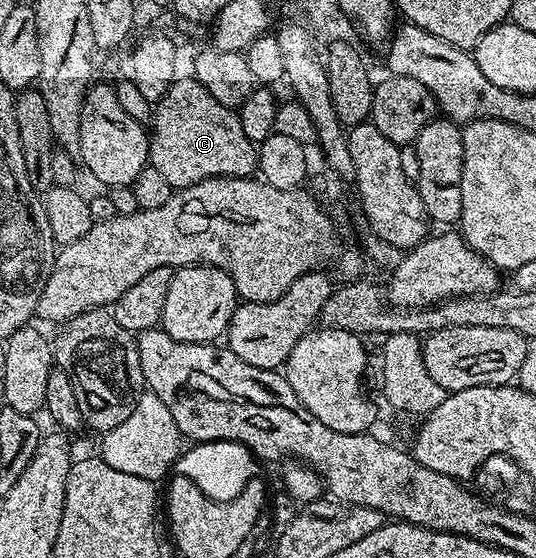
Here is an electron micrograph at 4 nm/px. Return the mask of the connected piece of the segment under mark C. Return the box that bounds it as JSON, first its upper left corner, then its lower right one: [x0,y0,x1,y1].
[149,77,259,189]

